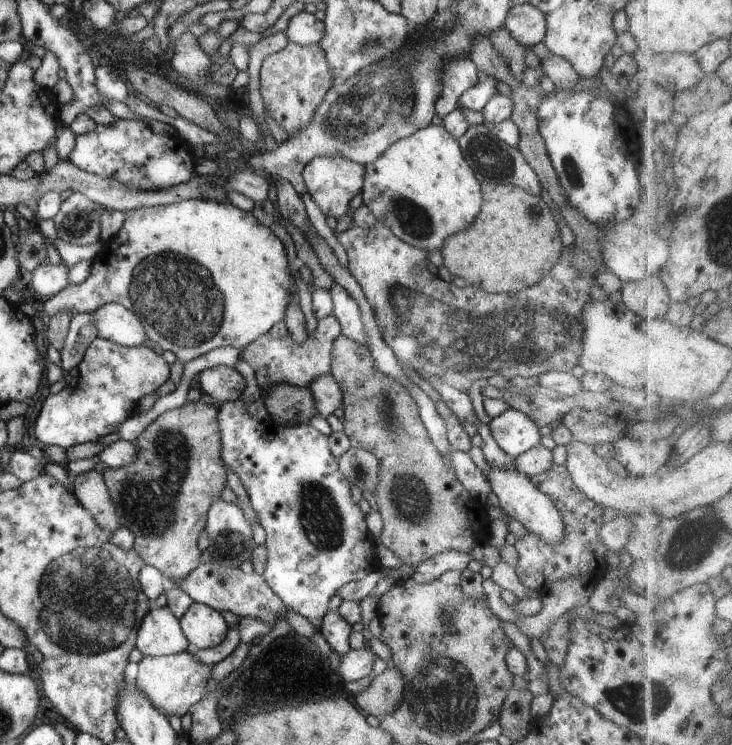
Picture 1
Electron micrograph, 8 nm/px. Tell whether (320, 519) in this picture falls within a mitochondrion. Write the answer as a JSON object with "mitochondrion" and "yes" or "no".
{"mitochondrion":"yes"}

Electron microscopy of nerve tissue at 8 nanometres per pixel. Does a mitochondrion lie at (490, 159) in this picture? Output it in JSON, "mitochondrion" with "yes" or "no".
{"mitochondrion":"yes"}

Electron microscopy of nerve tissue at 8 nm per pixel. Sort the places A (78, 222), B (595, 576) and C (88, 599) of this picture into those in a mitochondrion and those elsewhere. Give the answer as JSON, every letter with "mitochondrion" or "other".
{"A":"mitochondrion","B":"other","C":"mitochondrion"}

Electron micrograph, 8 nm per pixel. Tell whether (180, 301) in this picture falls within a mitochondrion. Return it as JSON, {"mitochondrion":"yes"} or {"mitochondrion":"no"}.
{"mitochondrion":"yes"}

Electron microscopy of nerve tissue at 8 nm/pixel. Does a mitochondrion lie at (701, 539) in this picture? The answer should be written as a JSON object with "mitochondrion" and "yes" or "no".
{"mitochondrion":"yes"}

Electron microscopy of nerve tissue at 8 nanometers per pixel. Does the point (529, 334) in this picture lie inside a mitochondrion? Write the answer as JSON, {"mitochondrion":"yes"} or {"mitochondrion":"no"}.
{"mitochondrion":"yes"}

